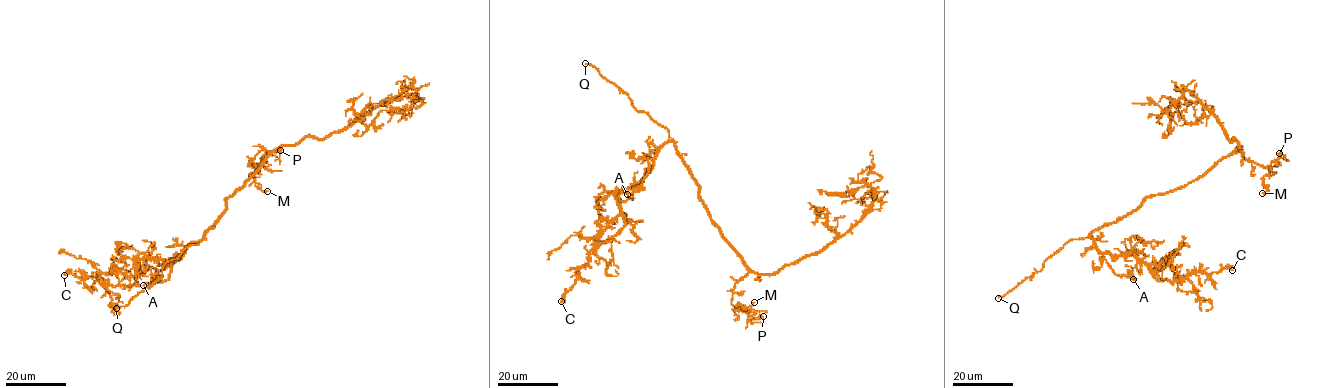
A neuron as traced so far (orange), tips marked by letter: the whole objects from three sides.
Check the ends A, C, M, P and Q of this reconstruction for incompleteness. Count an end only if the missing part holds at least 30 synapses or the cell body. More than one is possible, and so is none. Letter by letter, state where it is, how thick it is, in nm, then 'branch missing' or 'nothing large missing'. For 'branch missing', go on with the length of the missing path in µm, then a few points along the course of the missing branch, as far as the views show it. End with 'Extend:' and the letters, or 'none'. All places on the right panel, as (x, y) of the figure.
A: place (1133, 279); calibre 160 nm; nothing large missing
C: place (1232, 270); calibre 130 nm; nothing large missing
M: place (1262, 193); calibre 130 nm; nothing large missing
P: place (1279, 153); calibre 460 nm; nothing large missing
Q: place (998, 298); calibre 280 nm; branch missing; missing 30 µm; course (998, 298), (987, 312), (971, 317), (952, 298)
Extend: Q

